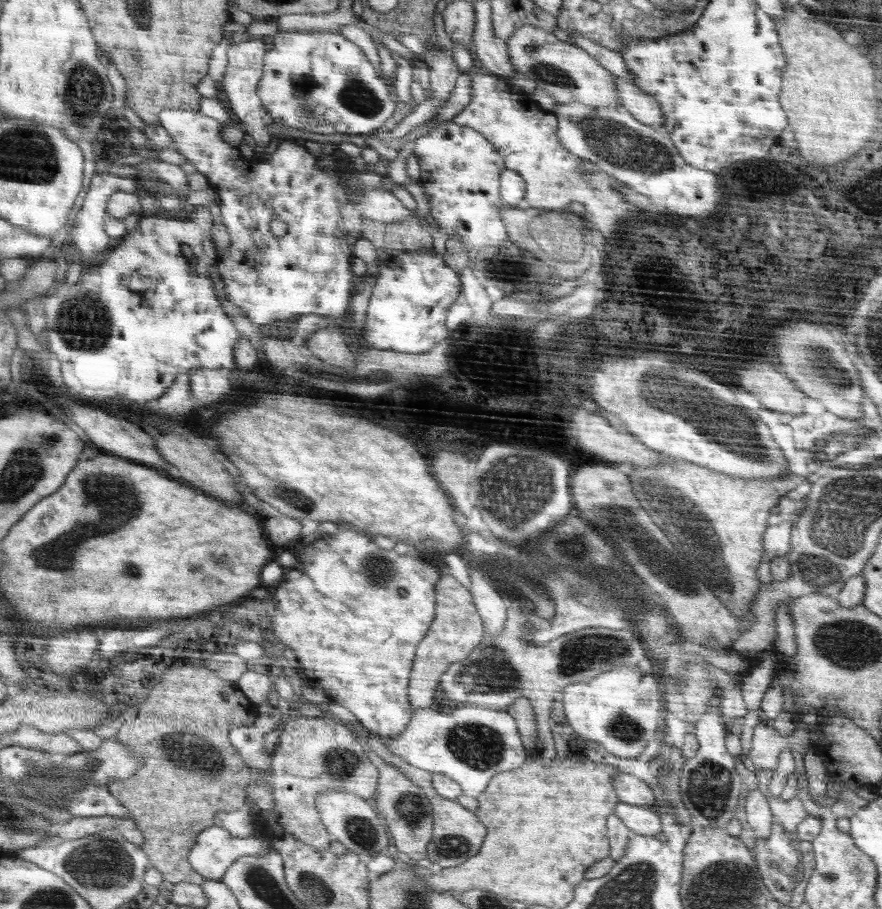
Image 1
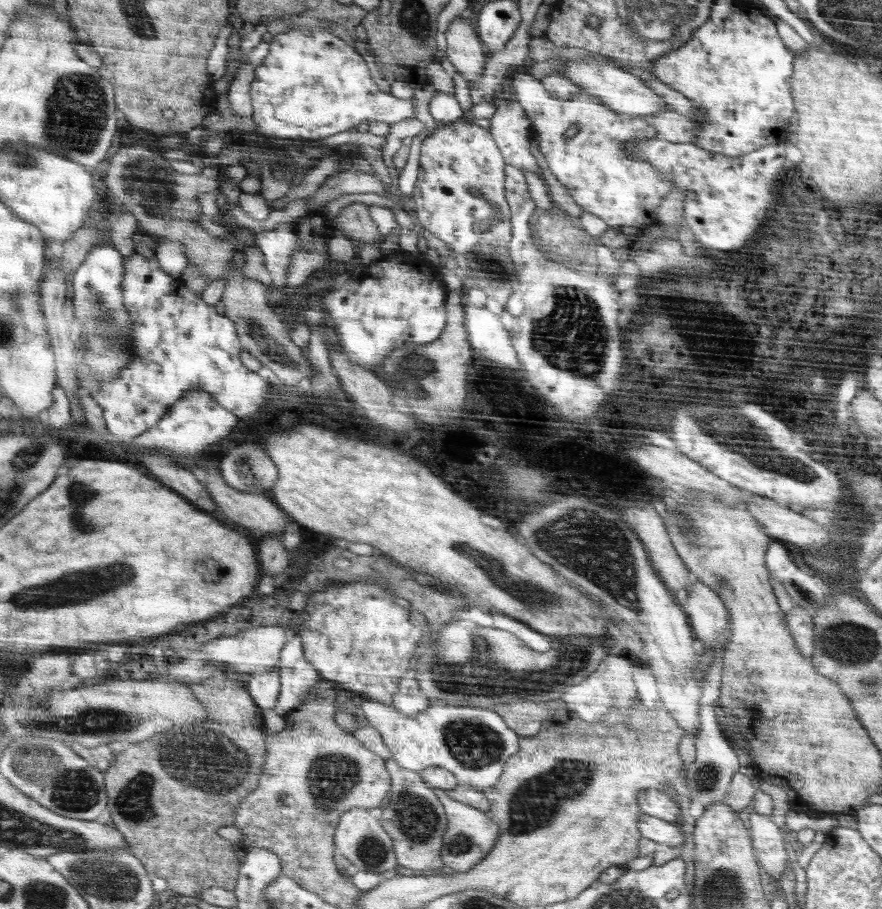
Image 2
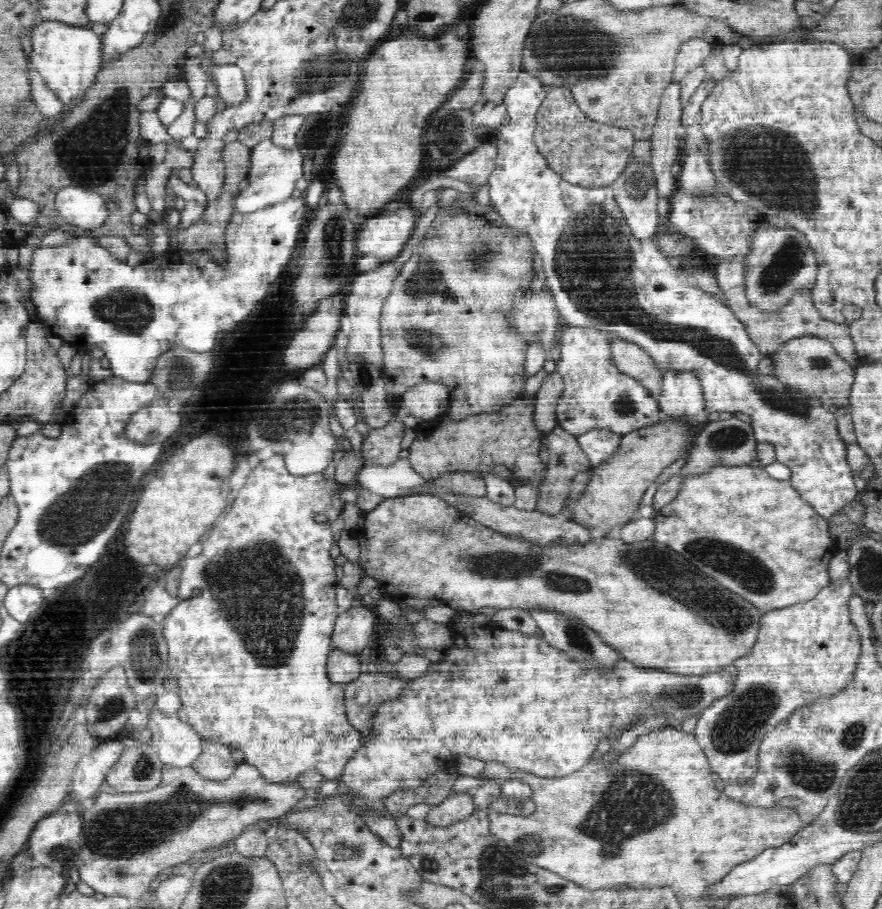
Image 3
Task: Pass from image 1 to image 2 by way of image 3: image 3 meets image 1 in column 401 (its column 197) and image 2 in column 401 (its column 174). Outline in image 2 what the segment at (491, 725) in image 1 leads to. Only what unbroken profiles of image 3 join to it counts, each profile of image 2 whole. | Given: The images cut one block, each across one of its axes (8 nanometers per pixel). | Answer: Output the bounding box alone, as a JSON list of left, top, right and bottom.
[360,698,523,790]

